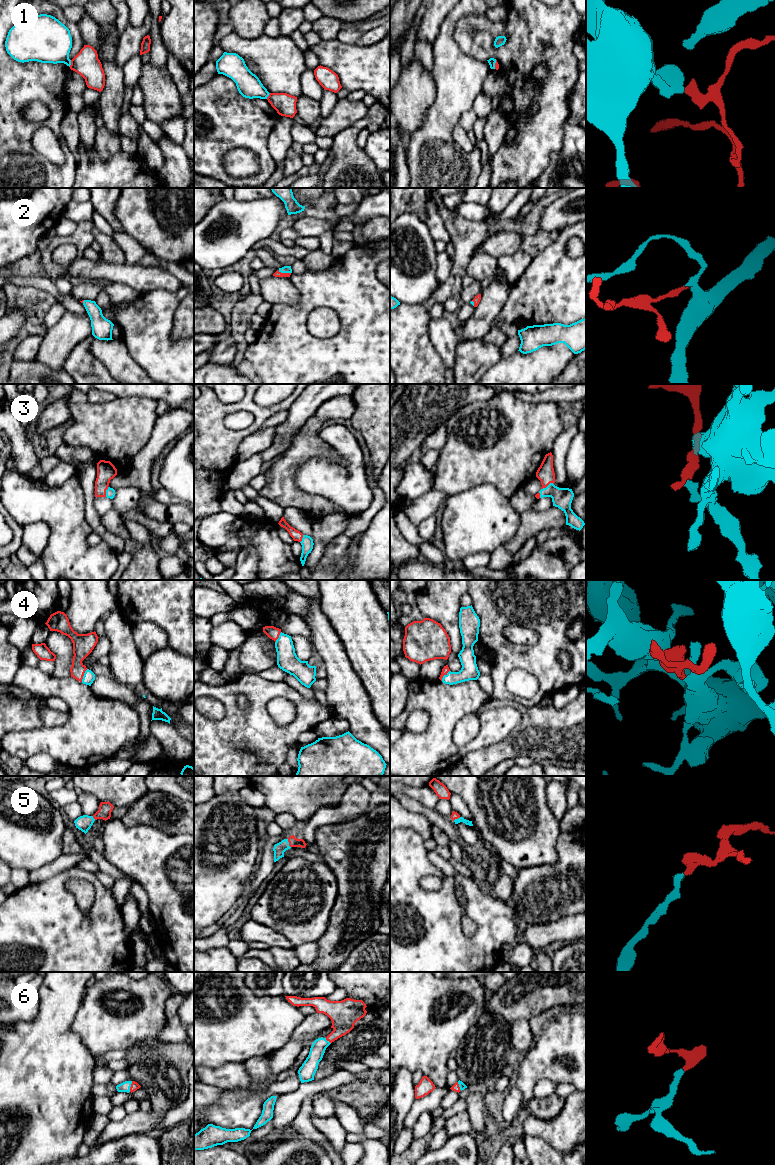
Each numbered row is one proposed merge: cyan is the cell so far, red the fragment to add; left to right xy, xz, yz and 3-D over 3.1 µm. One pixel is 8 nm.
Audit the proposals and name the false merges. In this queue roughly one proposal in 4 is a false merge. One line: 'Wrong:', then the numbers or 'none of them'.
Wrong: 1

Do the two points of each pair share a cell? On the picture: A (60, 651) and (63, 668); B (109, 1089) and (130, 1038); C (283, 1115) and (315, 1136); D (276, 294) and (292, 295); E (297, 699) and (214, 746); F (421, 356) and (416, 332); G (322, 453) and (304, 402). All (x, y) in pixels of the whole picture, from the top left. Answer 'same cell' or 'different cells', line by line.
A: same cell
B: different cells
C: different cells
D: same cell
E: same cell
F: same cell
G: different cells

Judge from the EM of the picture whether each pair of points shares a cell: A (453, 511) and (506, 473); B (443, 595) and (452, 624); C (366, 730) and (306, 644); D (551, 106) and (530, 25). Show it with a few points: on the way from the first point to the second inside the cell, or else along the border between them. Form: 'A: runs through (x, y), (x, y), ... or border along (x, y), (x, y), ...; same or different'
A: border along (468, 489), (481, 484), (492, 484), (508, 498); different
B: runs through (443, 602), (448, 617); same
C: border along (309, 637), (314, 649); different
D: runs through (554, 86), (554, 62), (542, 50), (541, 45); same

